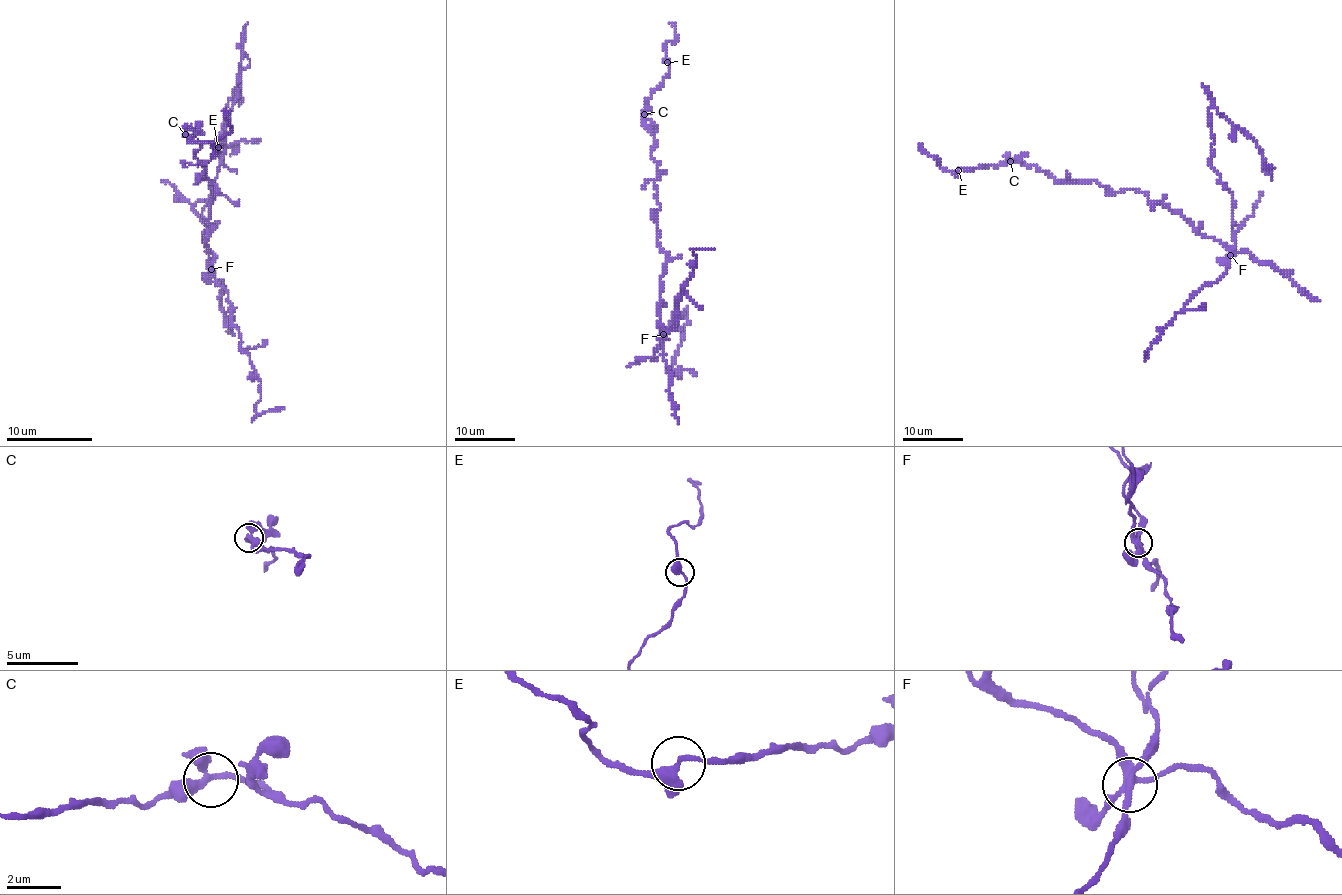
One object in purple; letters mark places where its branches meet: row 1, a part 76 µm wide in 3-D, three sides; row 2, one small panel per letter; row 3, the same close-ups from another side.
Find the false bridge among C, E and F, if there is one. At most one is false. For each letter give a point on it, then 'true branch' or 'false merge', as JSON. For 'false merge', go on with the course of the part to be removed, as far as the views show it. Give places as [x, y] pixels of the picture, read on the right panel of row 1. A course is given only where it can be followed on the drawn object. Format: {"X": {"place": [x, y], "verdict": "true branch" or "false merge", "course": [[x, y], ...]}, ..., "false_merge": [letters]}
{"C": {"place": [1010, 161], "verdict": "true branch"}, "E": {"place": [958, 170], "verdict": "true branch"}, "F": {"place": [1230, 255], "verdict": "false merge", "course": [[1230, 255], [1233, 202], [1209, 161], [1209, 110], [1213, 105], [1253, 137], [1265, 166], [1272, 164]]}, "false_merge": ["F"]}

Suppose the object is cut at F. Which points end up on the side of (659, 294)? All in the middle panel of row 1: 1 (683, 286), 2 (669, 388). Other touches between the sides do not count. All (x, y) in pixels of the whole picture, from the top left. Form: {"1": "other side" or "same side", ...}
{"1": "other side", "2": "same side"}

